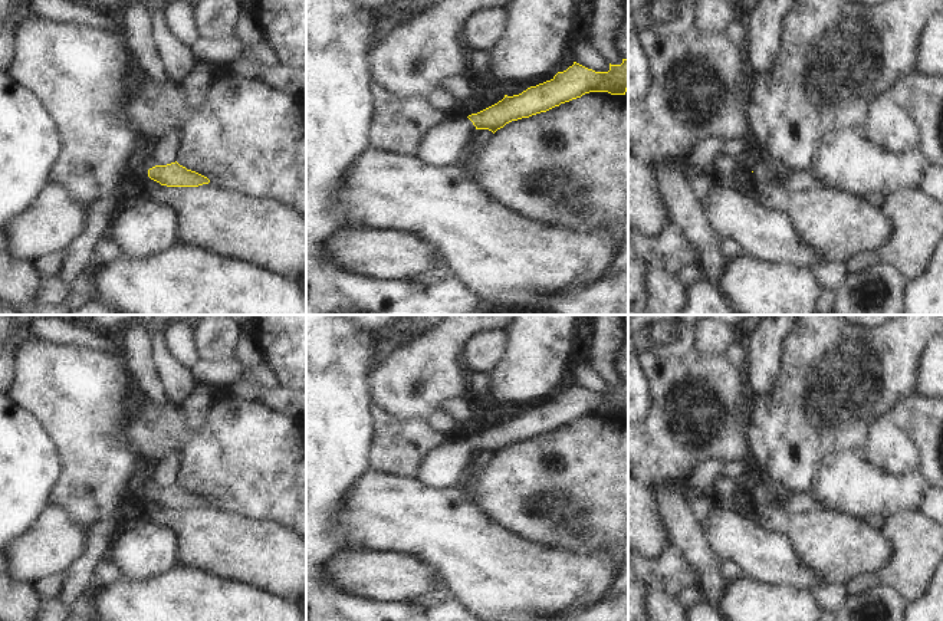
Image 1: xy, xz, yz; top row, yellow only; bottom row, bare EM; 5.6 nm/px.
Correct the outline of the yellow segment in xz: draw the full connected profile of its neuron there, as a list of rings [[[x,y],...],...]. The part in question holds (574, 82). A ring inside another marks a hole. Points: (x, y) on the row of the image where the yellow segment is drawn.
[[[622,59],[621,65],[610,63],[608,72],[595,72],[574,62],[551,80],[530,86],[519,95],[505,95],[497,104],[464,119],[448,119],[426,137],[417,157],[437,167],[457,167],[467,160],[477,129],[494,134],[512,121],[546,112],[585,93],[625,95],[627,89],[628,59]]]

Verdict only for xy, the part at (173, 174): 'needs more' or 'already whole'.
needs more

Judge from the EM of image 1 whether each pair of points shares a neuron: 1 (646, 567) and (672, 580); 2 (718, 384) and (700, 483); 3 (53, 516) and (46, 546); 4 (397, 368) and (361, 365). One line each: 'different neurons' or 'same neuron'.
1: same neuron
2: different neurons
3: same neuron
4: different neurons

